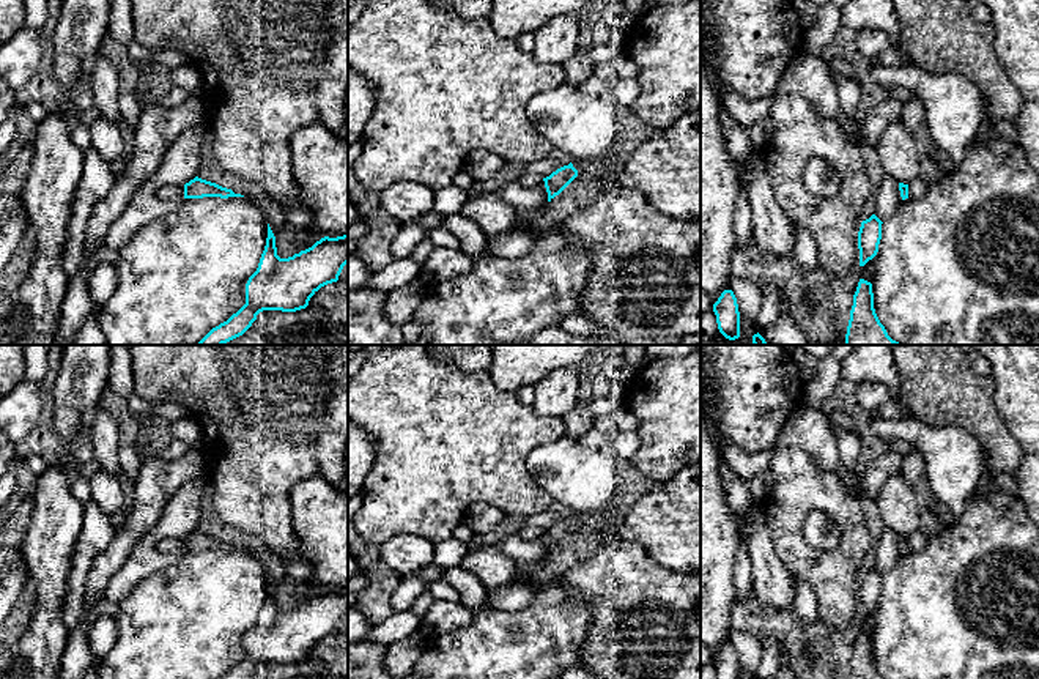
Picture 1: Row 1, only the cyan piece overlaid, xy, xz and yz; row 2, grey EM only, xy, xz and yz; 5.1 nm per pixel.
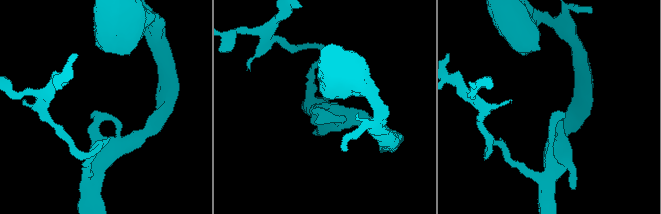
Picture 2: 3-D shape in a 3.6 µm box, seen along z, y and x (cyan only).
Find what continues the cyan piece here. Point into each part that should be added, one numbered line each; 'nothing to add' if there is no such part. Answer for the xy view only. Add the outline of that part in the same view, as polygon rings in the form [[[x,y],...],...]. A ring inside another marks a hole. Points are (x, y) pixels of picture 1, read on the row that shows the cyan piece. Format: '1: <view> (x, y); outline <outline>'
nothing to add

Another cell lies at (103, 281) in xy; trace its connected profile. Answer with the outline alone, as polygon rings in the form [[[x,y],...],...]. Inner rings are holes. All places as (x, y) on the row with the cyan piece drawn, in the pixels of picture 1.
[[[99,265],[88,279],[88,295],[93,301],[93,312],[74,337],[72,345],[105,345],[104,334],[98,323],[101,307],[110,299],[116,288],[115,265]]]

